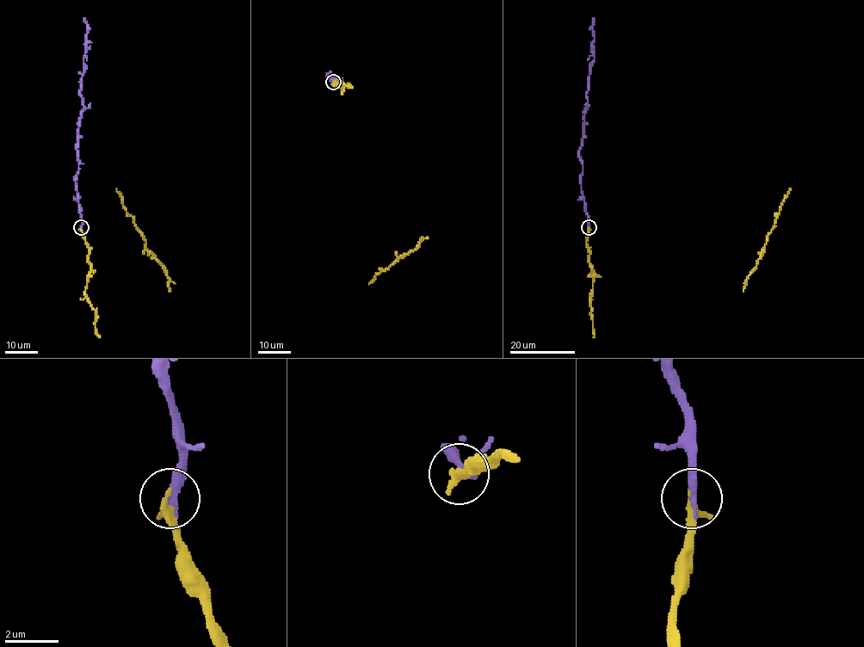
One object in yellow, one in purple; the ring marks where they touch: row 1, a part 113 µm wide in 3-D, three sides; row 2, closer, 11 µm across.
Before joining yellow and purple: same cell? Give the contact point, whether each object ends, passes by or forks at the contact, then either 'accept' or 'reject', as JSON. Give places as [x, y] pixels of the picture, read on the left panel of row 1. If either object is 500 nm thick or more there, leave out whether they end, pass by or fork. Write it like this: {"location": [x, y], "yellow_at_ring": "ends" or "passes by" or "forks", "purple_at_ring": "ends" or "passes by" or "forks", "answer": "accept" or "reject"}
{"location": [81, 227], "yellow_at_ring": "ends", "purple_at_ring": "ends", "answer": "accept"}

